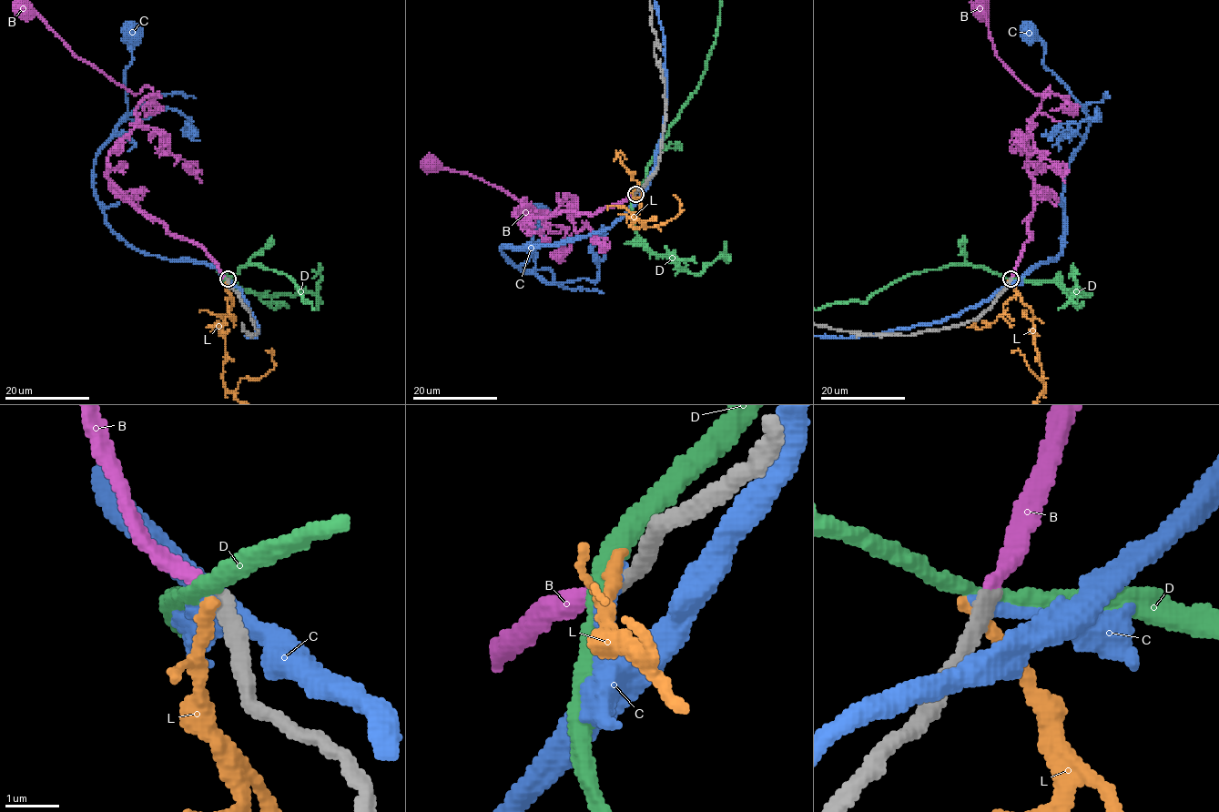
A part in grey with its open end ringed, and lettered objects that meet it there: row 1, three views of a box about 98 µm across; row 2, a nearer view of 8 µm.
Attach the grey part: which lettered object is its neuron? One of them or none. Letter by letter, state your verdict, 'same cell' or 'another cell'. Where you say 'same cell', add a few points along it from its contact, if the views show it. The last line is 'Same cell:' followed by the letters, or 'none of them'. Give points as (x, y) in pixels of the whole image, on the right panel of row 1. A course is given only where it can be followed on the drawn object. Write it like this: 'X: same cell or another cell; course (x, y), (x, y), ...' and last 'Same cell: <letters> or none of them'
B: same cell; course (1010, 279), (1030, 238), (1033, 180), (1027, 130), (1041, 96), (1049, 86), (1034, 94), (1000, 60), (982, 11)
C: another cell
D: another cell
L: another cell
Same cell: B

